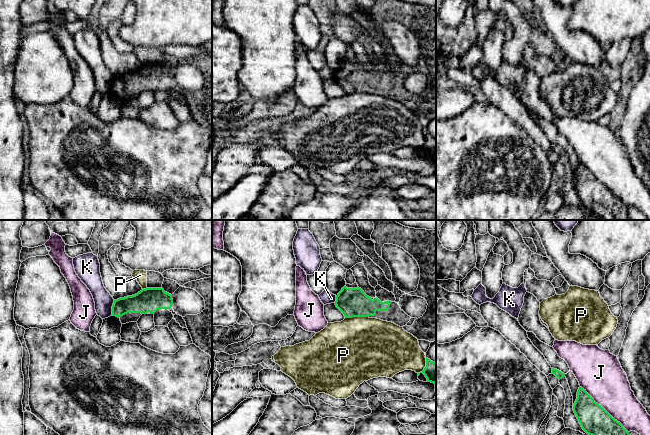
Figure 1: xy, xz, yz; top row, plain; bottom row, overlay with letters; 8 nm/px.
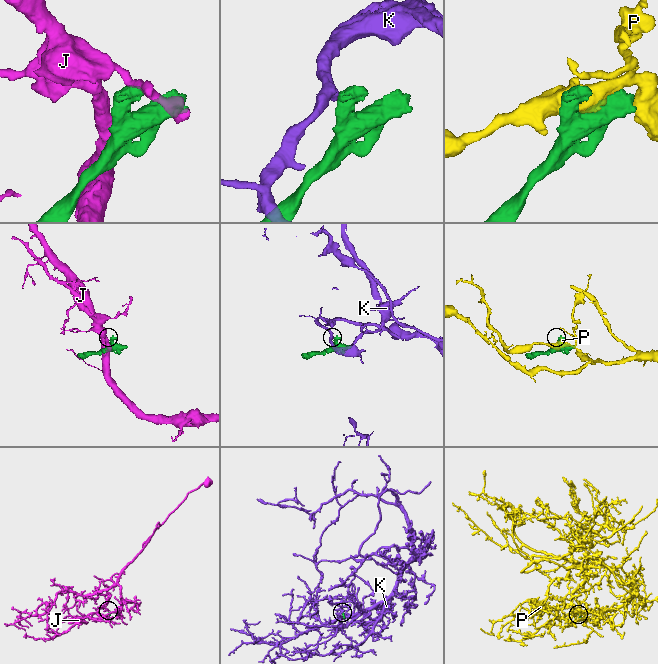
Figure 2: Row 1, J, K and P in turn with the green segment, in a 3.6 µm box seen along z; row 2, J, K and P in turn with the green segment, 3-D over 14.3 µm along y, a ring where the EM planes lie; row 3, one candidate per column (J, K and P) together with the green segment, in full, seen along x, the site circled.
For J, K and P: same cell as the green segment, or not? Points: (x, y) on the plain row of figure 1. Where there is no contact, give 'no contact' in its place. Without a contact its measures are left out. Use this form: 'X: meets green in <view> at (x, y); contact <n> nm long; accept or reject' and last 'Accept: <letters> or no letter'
J: meets green in yz at (604, 185); contact 550 nm long; reject
K: meets green in xy at (112, 83); contact 120 nm long; reject
P: meets green in xz at (356, 92); contact 190 nm long; reject
Accept: no letter

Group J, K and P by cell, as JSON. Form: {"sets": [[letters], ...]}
{"sets": [["J"], ["K"], ["P"]]}

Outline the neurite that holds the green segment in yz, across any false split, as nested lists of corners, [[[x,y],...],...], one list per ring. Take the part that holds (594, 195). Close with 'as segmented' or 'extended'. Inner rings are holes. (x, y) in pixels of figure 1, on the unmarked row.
[[[582,163],[578,165],[573,187],[582,205],[594,212],[600,220],[629,219],[629,208]]]; as segmented

